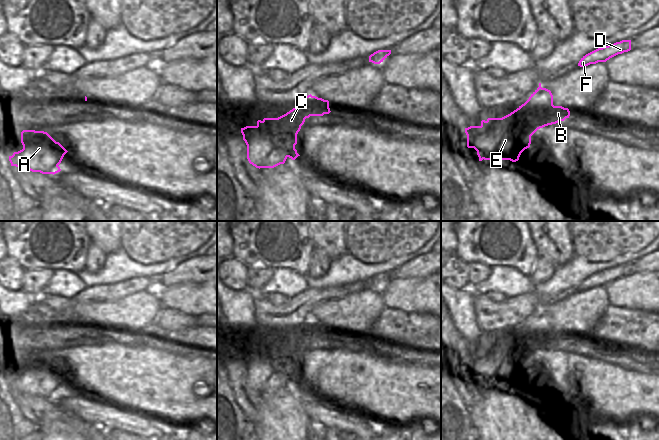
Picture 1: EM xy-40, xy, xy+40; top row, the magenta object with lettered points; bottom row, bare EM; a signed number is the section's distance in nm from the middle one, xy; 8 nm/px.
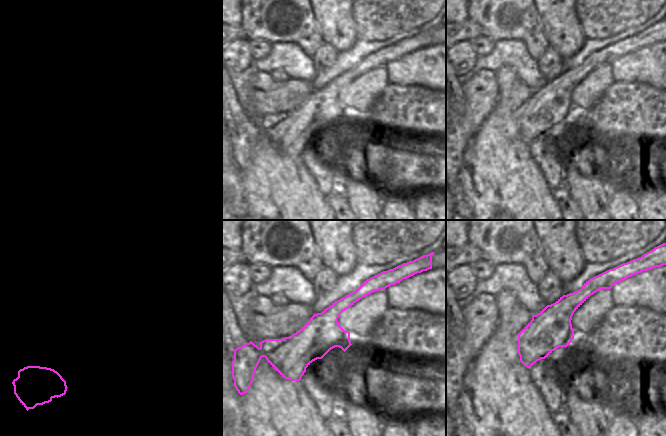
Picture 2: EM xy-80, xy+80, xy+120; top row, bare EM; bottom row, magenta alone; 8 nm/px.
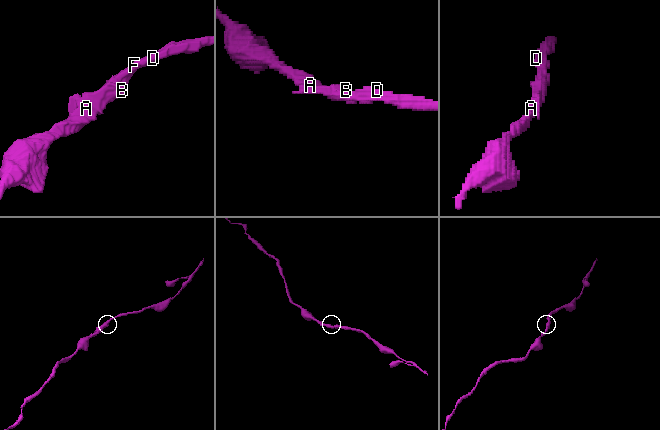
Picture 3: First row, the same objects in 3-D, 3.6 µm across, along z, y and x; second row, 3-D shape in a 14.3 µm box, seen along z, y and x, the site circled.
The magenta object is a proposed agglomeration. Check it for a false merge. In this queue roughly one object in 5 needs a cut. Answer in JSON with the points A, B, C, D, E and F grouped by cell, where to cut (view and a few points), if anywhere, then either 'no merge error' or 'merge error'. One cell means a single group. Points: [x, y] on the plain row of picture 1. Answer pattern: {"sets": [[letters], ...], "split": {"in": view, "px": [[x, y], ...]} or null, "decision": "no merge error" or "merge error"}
{"sets": [["A", "B", "C", "D", "E", "F"]], "split": null, "decision": "no merge error"}

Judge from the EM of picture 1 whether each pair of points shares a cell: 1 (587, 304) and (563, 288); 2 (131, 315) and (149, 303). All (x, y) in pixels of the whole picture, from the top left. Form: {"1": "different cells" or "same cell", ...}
{"1": "different cells", "2": "same cell"}

